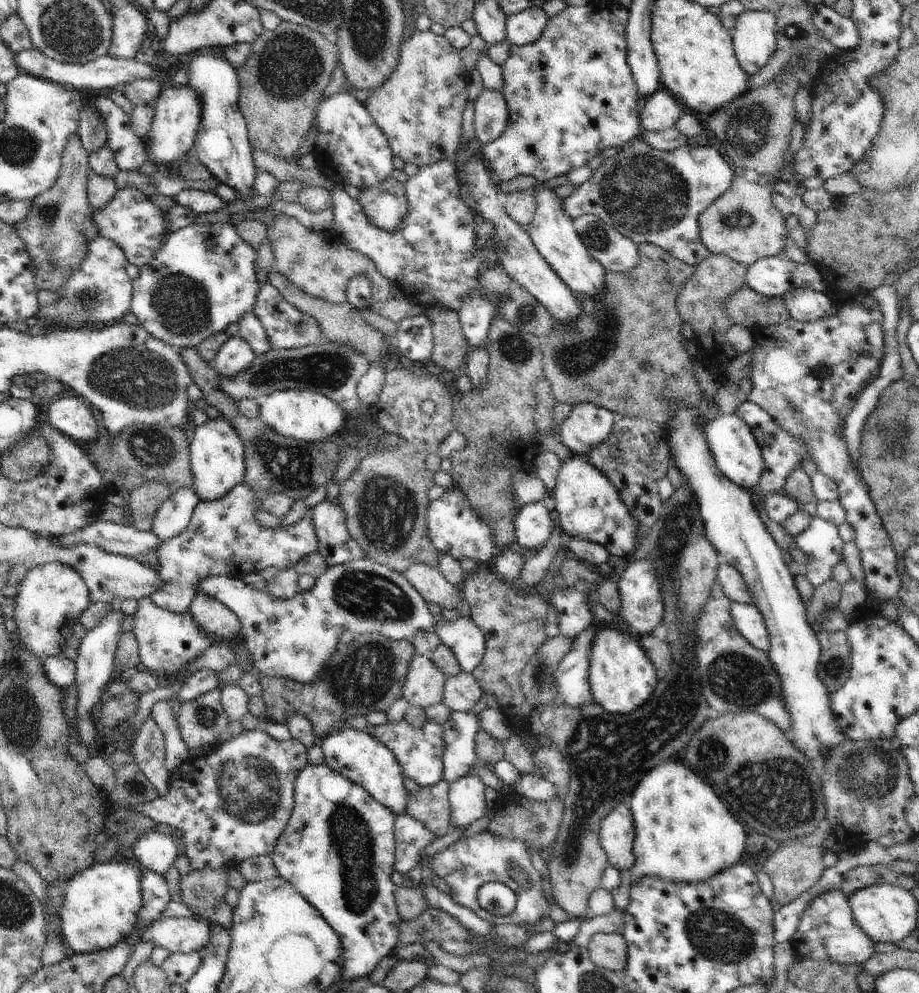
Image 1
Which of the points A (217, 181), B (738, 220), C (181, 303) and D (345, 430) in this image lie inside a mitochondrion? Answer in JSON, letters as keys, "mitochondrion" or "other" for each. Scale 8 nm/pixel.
{"A":"other","B":"mitochondrion","C":"mitochondrion","D":"other"}

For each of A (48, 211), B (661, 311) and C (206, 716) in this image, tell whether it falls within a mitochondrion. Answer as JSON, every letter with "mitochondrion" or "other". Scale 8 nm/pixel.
{"A":"mitochondrion","B":"other","C":"mitochondrion"}

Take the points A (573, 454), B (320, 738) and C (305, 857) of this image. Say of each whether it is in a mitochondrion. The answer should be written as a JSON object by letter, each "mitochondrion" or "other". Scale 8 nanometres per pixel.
{"A":"other","B":"other","C":"other"}

